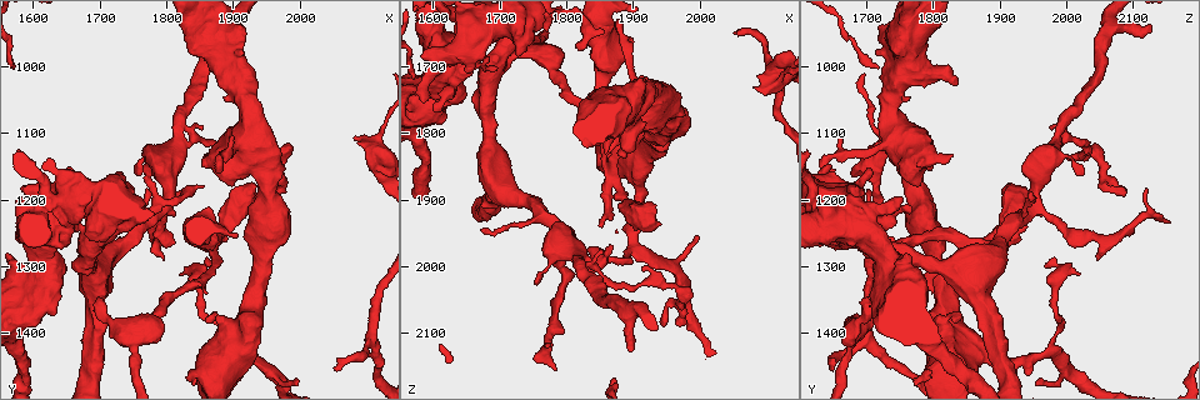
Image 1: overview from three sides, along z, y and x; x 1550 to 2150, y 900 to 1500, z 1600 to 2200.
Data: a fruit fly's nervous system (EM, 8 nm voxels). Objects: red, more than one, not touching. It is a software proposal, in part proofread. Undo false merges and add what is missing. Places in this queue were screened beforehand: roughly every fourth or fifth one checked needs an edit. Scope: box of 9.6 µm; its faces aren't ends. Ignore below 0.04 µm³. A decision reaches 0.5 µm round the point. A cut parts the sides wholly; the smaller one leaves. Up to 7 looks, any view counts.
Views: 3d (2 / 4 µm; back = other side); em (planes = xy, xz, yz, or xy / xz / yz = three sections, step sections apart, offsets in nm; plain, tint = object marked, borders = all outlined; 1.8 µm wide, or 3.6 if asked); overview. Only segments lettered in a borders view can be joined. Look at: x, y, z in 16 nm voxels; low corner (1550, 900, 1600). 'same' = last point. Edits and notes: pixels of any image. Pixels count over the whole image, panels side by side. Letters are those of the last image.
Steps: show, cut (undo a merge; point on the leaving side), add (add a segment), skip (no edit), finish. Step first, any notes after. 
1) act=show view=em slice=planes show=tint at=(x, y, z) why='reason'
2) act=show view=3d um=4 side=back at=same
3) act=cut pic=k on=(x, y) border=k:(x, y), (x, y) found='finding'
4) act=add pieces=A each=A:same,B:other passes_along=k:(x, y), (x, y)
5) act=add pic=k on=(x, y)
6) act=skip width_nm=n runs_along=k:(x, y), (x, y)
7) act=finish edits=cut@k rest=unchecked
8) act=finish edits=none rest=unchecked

act=show view=em um=3.6 slice=xy step=16 show=borders at=(2055, 1455, 1650) why='branch stops here'

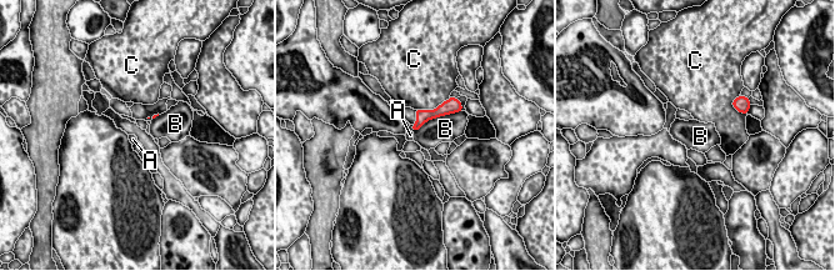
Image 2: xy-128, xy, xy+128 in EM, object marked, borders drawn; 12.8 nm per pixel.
act=show view=em um=3.6 slice=planes show=borders at=same

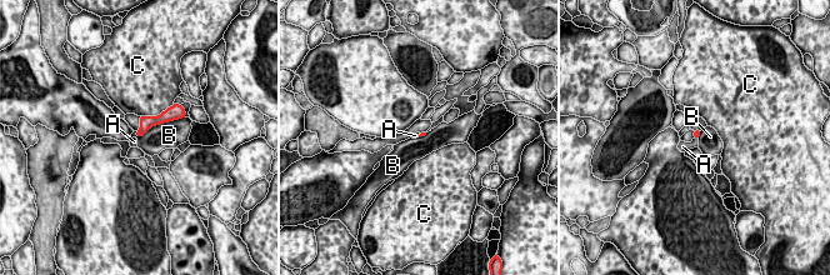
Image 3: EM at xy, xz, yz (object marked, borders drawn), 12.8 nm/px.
act=add pieces=A longest_contact=B:600nm each=A:same,B:other,C:other found='it goes on there'

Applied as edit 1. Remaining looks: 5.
act=show view=overview why='see it whole again'

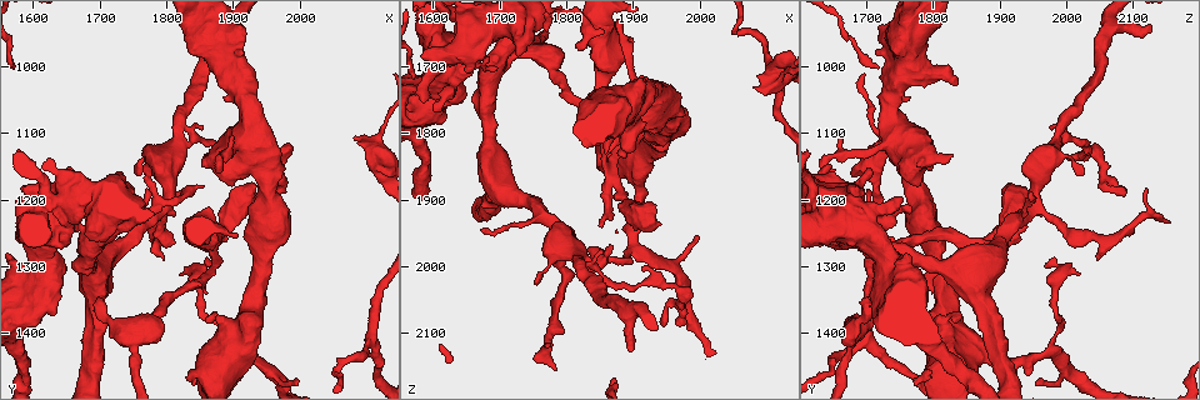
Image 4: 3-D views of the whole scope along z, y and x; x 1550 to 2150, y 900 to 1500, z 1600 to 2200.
act=show view=3d um=4 side=back at=(1700, 1355, 1690) why='branch stops here'

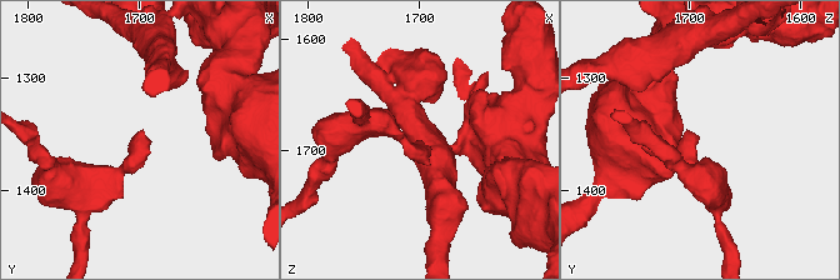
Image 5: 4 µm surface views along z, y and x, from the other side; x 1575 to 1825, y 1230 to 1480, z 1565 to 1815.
act=show view=em slice=yz step=8 show=borders at=(1700, 1352, 1692) why='shape alone is not enough'

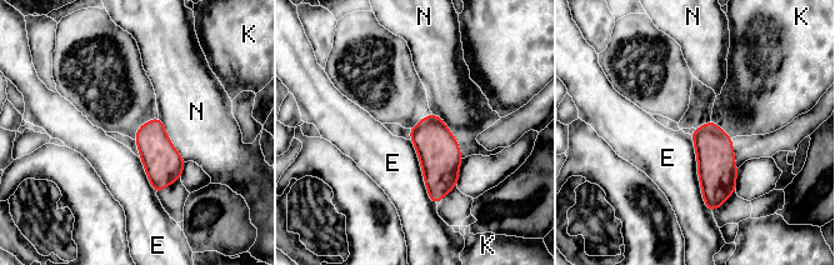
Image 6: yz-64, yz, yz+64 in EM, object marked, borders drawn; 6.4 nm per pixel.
act=show view=em slice=planes show=borders at=same why='cut it another way'

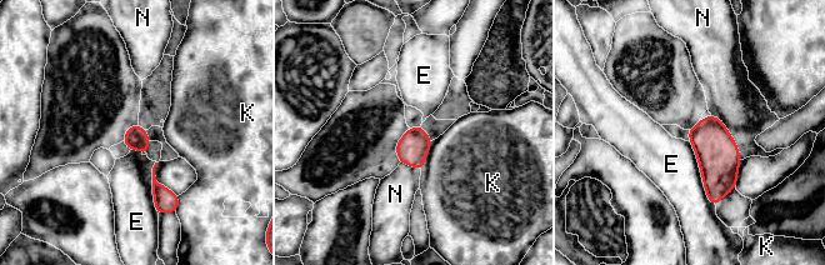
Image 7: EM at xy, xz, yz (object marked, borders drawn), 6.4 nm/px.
act=skip longest_contact=E:460nm each=E:other,K:other,N:other border=7:(689, 140), (706, 196), (715, 206) found='no lettered segment goes on from it'

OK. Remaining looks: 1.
act=finish edits=add@3 rest=unchecked

